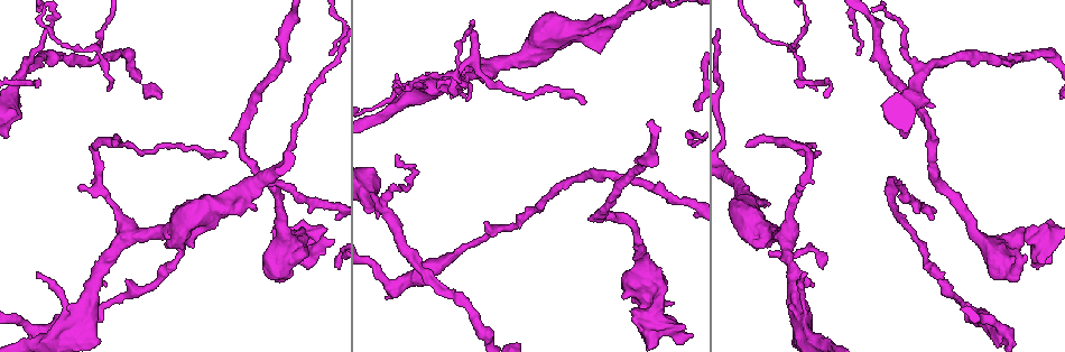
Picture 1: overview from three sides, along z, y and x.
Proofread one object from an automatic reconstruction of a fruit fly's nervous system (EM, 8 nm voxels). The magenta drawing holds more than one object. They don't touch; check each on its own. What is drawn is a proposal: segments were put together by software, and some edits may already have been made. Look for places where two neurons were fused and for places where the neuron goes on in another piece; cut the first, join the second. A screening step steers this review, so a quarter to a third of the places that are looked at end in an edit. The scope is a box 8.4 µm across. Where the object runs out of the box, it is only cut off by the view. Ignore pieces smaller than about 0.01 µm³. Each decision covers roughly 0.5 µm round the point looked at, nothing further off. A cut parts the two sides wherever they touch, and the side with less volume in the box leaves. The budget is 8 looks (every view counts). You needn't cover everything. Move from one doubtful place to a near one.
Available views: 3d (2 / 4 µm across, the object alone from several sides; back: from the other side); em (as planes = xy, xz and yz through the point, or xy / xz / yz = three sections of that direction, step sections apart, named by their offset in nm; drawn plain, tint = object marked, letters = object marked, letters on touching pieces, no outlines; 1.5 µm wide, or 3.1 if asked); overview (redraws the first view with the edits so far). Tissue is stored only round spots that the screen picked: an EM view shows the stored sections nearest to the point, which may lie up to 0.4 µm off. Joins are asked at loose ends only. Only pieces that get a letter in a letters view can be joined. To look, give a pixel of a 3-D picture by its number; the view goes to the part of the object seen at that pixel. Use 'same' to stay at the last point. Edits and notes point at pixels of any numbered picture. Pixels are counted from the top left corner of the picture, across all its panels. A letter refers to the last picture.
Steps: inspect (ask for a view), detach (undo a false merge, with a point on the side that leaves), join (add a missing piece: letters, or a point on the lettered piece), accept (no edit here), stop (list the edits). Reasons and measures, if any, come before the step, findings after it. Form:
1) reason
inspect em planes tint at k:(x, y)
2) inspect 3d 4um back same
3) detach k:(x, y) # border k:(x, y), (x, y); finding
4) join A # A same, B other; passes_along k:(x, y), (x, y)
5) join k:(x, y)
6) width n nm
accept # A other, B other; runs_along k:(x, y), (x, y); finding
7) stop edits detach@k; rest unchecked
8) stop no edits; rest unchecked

sudden change in width
inspect 3d 4um back at 1:(492, 66)

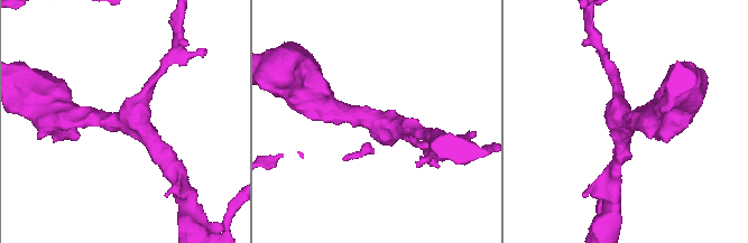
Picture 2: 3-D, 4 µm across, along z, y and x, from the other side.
arms 3; need the tissue
inspect em planes letters at 2:(624, 117)

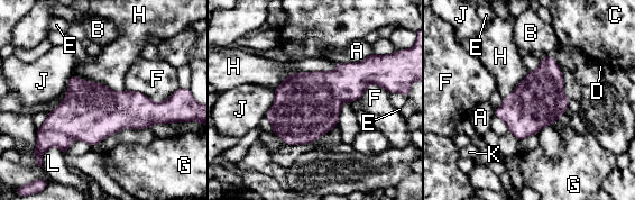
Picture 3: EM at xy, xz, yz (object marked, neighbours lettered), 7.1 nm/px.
accept # A other, B other, C other, D other, E other, F other, G other, H other, J other, K other, L other; border 3:(73, 73), (113, 91), (125, 90); one neuron here

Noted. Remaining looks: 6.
free end
inspect em planes letters at 1:(224, 152)

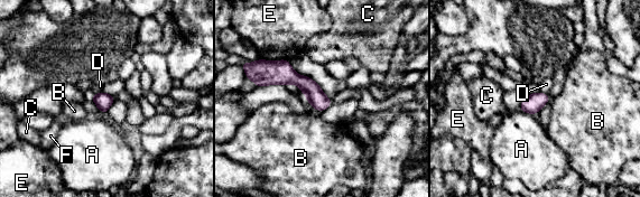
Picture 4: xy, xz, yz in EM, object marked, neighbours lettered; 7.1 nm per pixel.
longest_contact E 180 nm
accept # A other, B other, C other, D other, E other, F other; runs_along 4:(259, 75), (297, 78), (327, 102); none of them fits

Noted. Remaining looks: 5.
an open end
inspect em planes letters at 1:(1037, 264)

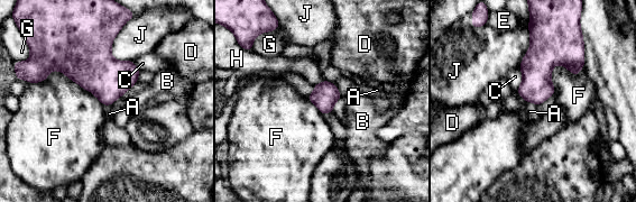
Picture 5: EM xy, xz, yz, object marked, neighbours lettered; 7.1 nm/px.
width 180 nm
accept # A other, B other, C other, D other, E other, F other, G other, H other, J other; none of them fits

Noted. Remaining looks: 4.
stop no edits; rest unchecked

